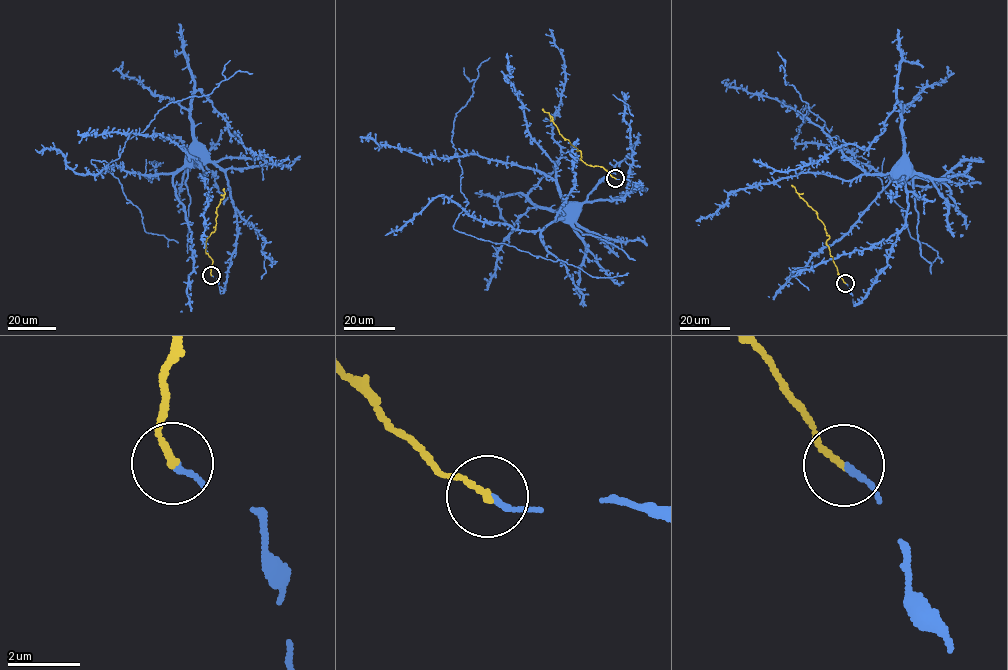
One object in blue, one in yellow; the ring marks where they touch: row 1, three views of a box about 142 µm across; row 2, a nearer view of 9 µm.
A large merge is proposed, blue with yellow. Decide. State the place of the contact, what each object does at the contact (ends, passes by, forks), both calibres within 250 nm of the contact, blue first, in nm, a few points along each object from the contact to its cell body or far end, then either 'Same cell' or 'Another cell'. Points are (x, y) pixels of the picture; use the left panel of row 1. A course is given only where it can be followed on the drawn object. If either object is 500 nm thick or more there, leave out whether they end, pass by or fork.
Place: (211, 275). At the ring blue ends. At the ring yellow ends. Thickness 170 nm (blue) against 170 nm. Course of blue: (211, 275), (223, 290), (235, 249), (237, 220), (227, 175), (207, 157), (201, 157). Course of yellow: (211, 275), (212, 260), (205, 250), (206, 240), (214, 231), (216, 208), (224, 197), (223, 188). Same cell

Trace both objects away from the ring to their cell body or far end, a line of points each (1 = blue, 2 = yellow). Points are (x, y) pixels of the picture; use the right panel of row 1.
1: (845, 283), (856, 304), (887, 264), (887, 256), (905, 222), (907, 209), (907, 197), (899, 171)
2: (845, 283), (830, 253), (825, 225), (791, 185)

